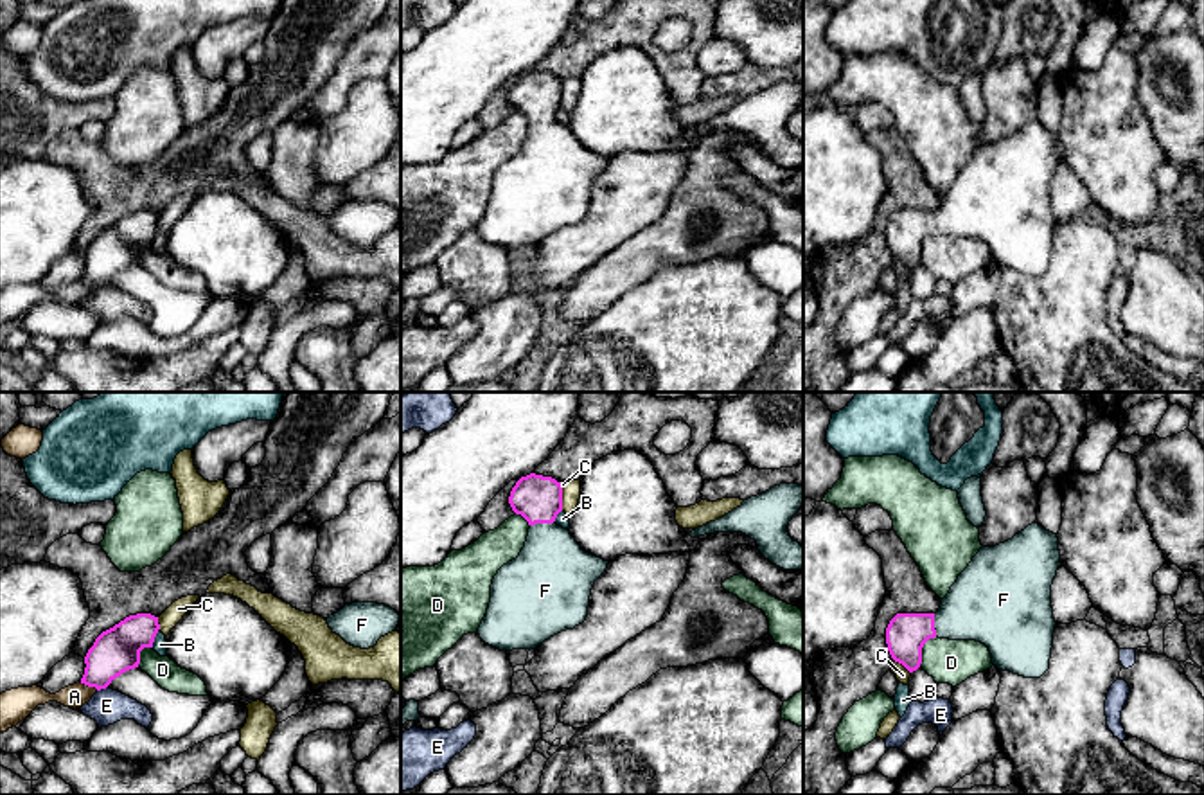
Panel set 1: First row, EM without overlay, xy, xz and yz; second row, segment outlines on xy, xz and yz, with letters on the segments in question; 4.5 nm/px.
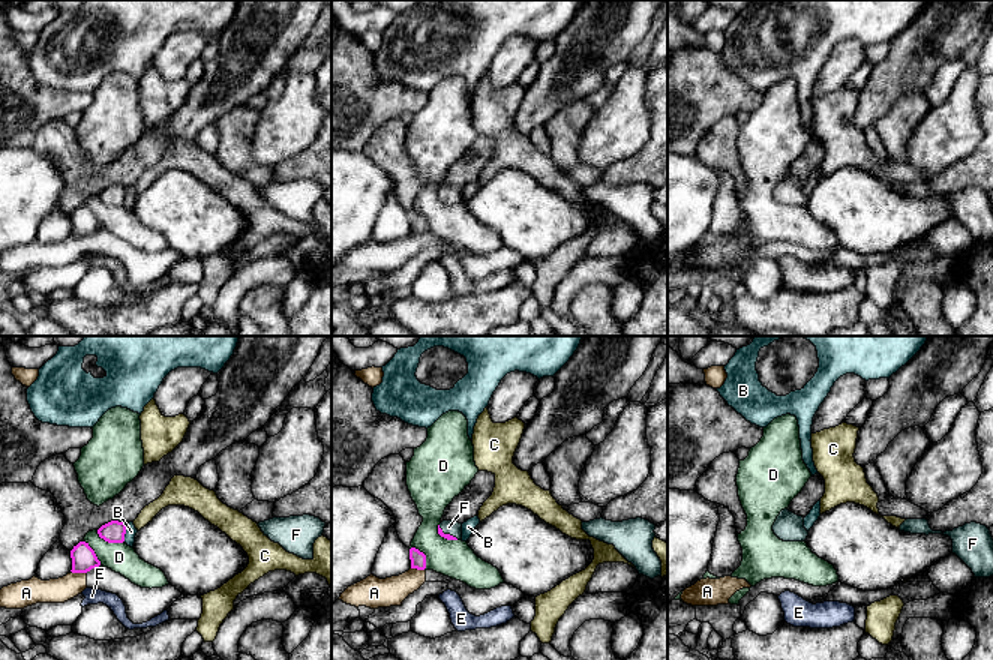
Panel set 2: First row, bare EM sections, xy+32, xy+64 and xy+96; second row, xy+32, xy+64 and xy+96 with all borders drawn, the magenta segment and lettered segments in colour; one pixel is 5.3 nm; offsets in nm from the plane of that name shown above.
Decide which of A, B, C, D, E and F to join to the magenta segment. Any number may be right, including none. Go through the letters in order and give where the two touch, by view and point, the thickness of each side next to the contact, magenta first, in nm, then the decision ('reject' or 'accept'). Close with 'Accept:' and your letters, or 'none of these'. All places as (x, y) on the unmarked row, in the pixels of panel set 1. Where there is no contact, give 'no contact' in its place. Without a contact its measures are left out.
A: meets magenta in xy at (88, 283); 200 nm thick on the magenta side, 110 nm on the other; reject
B: meets magenta in xy at (155, 232); 200 nm thick on the magenta side, 60 nm on the other; reject
C: meets magenta in xz at (561, 94); 220 nm thick on the magenta side, 80 nm on the other; reject
D: meets magenta in yz at (920, 247); 190 nm thick on the magenta side, 190 nm on the other; reject
E: meets magenta in xy at (101, 285); 200 nm thick on the magenta side, 160 nm on the other; reject
F: meets magenta in xz at (541, 119); 220 nm thick on the magenta side, 360 nm on the other; accept
Accept: F

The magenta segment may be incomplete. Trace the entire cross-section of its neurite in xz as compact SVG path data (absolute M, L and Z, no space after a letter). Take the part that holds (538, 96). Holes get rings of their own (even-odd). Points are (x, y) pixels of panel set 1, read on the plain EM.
M536 70L521 74L509 101L528 119L528 133L519 153L494 173L491 200L476 230L500 248L536 246L550 234L586 218L591 185L609 158L582 147L570 128L555 121L562 108L562 83L555 76Z

